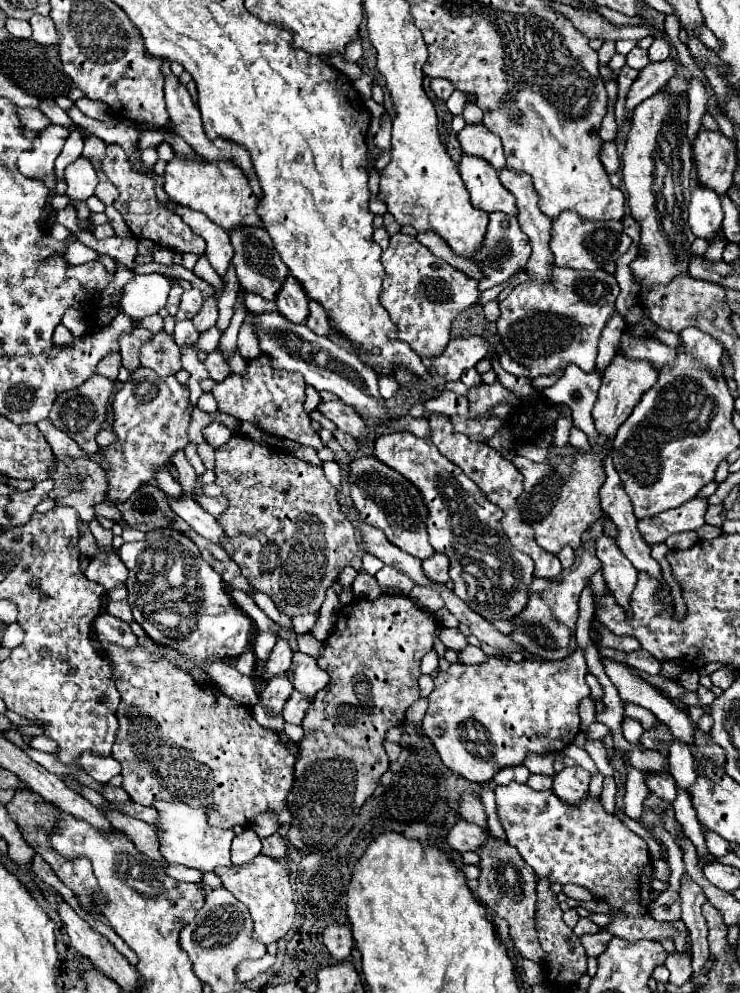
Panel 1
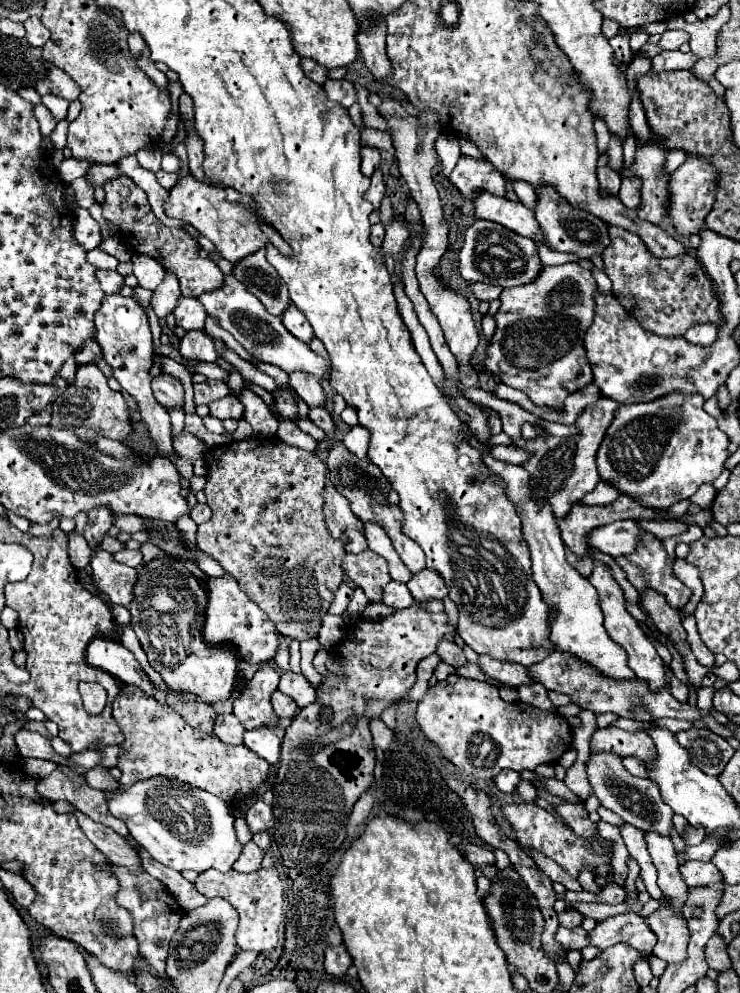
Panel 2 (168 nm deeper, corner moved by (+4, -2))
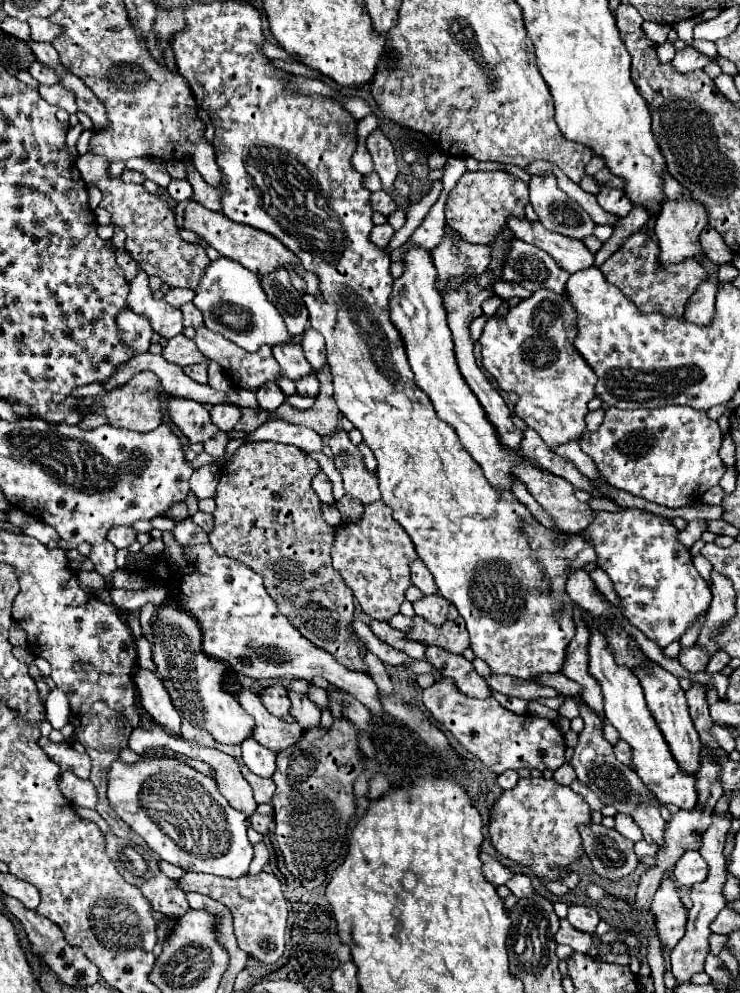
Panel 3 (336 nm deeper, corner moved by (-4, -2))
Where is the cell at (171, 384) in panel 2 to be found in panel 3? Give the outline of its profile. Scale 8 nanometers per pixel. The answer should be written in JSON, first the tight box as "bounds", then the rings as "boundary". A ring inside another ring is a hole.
{"bounds":[166,395,220,443],"boundary":[[[170,395],[166,397],[166,403],[172,423],[188,437],[190,443],[206,443],[208,439],[216,437],[216,433],[220,431],[212,423],[210,413],[200,403]]]}

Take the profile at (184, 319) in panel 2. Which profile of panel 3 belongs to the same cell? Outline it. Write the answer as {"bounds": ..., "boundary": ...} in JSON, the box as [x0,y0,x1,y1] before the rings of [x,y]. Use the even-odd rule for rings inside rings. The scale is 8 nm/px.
{"bounds":[180,303,204,329],"boundary":[[[186,303],[186,305],[182,305],[180,311],[182,311],[182,315],[184,315],[184,325],[186,325],[186,327],[190,325],[190,327],[198,329],[198,327],[204,325],[202,313],[200,313],[200,309],[196,309],[194,303]]]}

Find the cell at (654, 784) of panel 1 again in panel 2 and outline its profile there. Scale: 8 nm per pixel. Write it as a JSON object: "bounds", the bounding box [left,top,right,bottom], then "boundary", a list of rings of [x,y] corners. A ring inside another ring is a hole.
{"bounds":[622,757,648,779],"boundary":[[[624,757],[622,763],[624,763],[624,767],[626,767],[634,777],[644,777],[644,779],[648,779],[646,765],[644,765],[640,759],[636,759],[636,757]]]}

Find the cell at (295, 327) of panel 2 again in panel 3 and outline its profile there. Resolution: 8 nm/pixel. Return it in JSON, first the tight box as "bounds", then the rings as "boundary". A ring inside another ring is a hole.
{"bounds":[302,329,326,371],"boundary":[[[308,329],[308,333],[304,333],[302,349],[304,349],[304,355],[314,371],[320,371],[326,365],[324,337],[320,337],[320,333],[316,333],[314,329]]]}

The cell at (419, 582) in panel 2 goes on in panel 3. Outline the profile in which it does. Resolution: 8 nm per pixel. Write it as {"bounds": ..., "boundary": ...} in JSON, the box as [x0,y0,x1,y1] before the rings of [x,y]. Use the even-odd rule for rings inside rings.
{"bounds":[414,595,450,625],"boundary":[[[428,595],[428,597],[422,597],[420,601],[414,603],[416,615],[424,617],[432,625],[444,625],[448,607],[450,607],[450,603],[440,595]]]}

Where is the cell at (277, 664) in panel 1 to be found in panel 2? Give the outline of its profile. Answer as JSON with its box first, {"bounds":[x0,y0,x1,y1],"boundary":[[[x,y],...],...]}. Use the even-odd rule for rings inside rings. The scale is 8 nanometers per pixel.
{"bounds":[234,661,280,729],"boundary":[[[272,661],[258,667],[256,675],[248,683],[248,689],[242,693],[242,699],[234,701],[234,715],[246,729],[260,725],[278,725],[278,717],[272,709],[270,695],[278,689],[280,671]]]}

